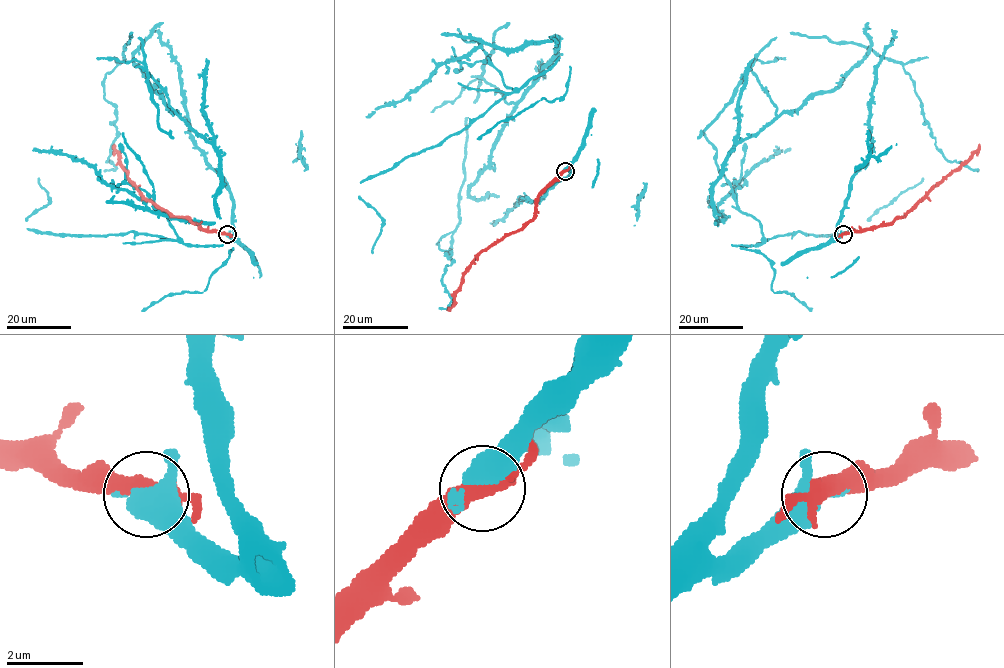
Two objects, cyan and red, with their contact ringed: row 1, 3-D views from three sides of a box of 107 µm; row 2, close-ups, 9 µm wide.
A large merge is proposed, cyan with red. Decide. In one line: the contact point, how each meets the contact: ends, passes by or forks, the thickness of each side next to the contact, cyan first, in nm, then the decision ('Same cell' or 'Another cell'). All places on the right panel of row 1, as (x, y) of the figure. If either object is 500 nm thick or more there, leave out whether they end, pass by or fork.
Place: (843, 234). At the ring cyan passes by. At the ring red passes by. Thickness 480 nm (cyan) against 440 nm. Same cell

